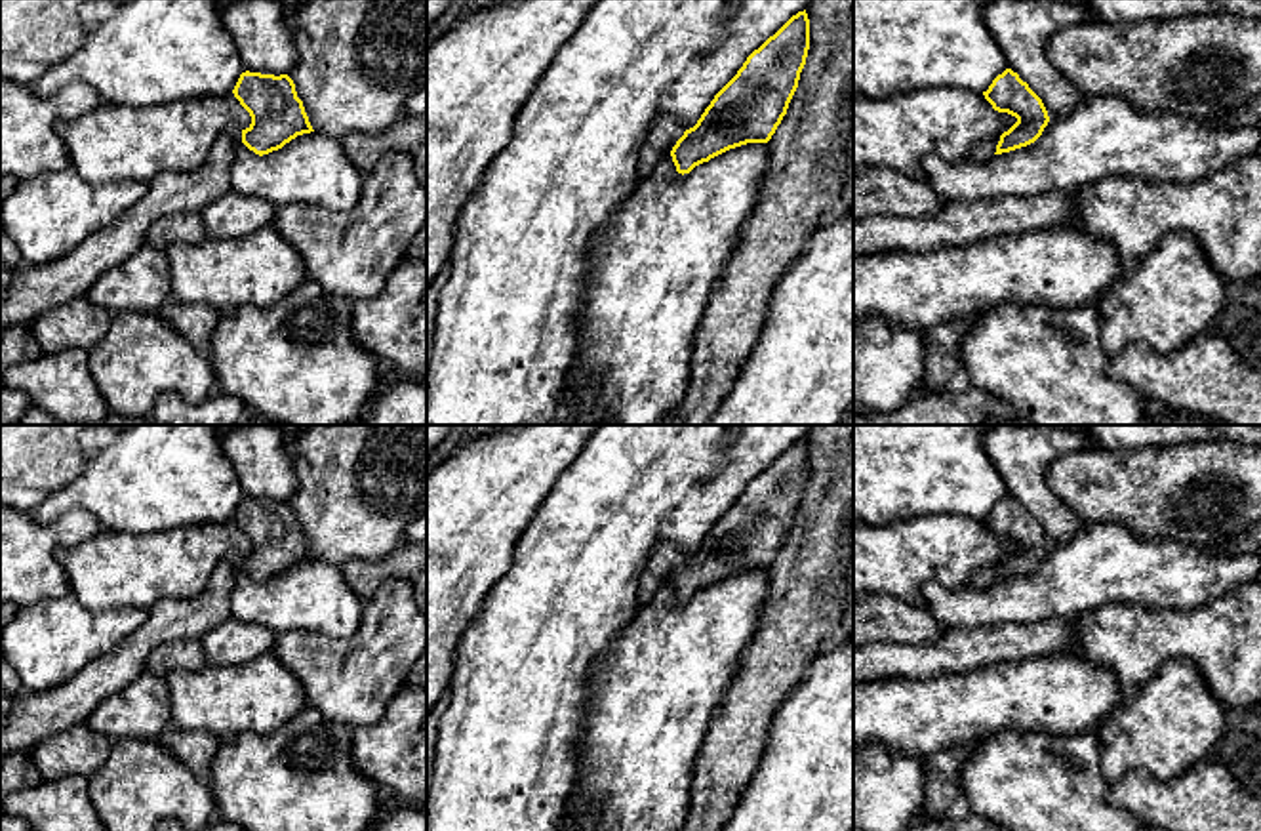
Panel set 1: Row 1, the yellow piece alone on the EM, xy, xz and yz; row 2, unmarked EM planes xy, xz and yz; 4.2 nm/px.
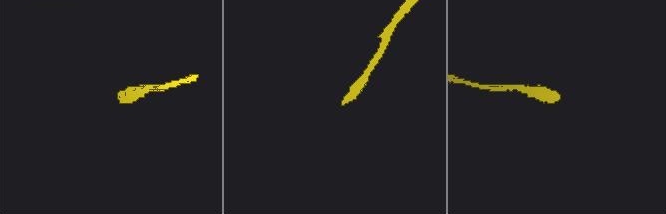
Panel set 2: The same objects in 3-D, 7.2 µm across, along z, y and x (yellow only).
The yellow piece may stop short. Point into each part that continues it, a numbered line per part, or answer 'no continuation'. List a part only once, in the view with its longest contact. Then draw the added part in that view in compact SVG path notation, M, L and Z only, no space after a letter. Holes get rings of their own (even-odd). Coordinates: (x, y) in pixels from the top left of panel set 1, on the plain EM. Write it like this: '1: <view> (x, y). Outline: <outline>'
1: xz (663, 561). Outline: M671 543L657 545L640 576L638 606L646 606L655 593L672 578L676 568L684 562L686 553Z

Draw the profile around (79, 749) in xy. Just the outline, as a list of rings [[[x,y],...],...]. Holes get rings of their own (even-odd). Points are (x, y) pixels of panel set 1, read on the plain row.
[[[80,722],[65,732],[53,734],[32,747],[30,759],[44,781],[61,780],[70,774],[93,776],[112,749],[110,738]]]

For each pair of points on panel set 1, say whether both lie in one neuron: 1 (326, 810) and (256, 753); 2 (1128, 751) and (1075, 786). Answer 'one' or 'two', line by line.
1: one
2: two

